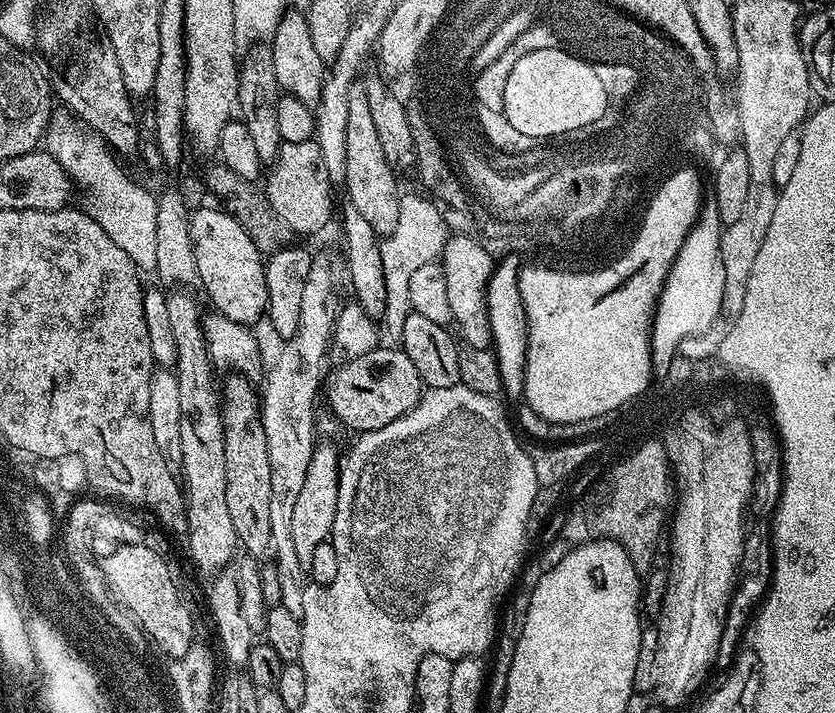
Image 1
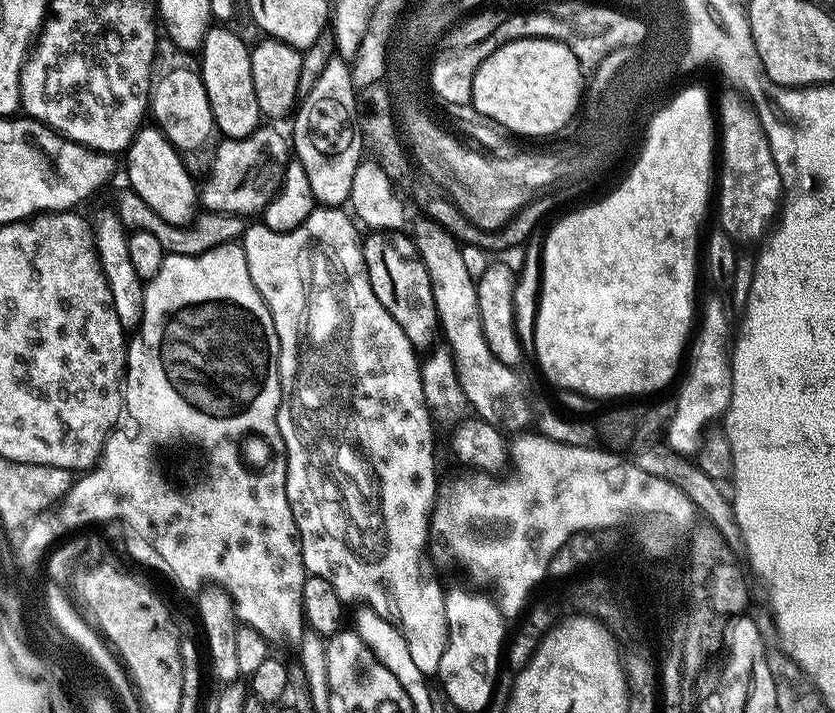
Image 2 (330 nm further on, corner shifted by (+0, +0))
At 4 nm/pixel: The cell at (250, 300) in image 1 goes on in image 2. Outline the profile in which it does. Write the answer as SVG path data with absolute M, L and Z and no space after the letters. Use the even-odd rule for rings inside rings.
M155 126L141 127L136 139L126 149L127 156L131 191L137 192L142 202L146 202L146 206L150 206L150 210L157 212L166 222L190 225L198 212L198 188L192 185L193 173L164 133Z

